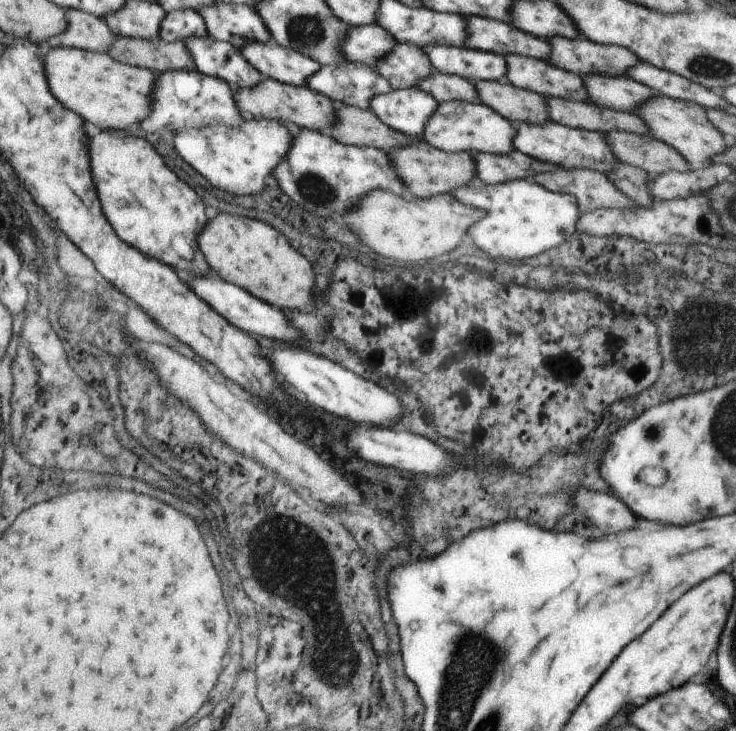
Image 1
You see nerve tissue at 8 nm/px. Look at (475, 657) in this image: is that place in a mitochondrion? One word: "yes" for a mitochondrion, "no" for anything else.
yes

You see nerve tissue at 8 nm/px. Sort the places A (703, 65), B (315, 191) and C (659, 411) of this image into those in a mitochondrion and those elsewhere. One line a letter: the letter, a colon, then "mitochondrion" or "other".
A: mitochondrion
B: mitochondrion
C: other

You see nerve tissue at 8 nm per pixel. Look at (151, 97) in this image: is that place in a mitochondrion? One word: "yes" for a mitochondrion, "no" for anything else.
no

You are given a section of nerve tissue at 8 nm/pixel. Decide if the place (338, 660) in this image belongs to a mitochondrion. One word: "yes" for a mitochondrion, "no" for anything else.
yes

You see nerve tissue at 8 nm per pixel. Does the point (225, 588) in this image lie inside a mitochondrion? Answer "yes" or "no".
no

